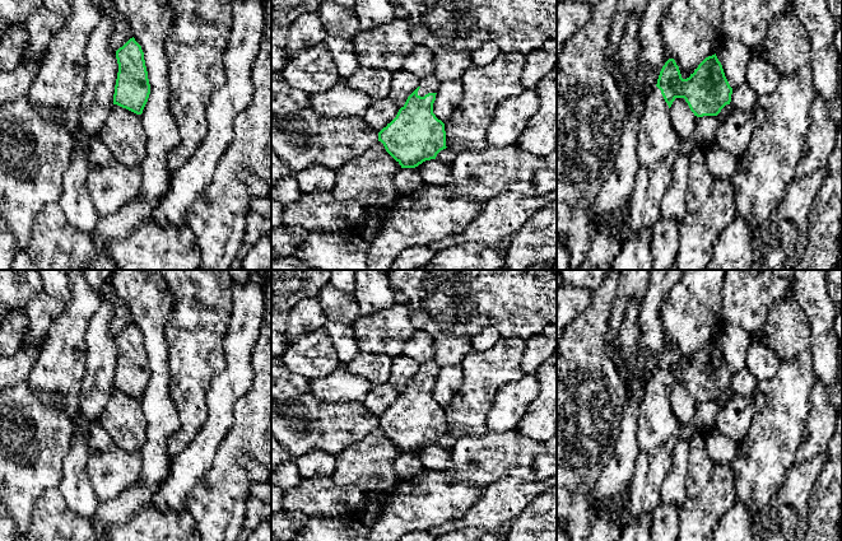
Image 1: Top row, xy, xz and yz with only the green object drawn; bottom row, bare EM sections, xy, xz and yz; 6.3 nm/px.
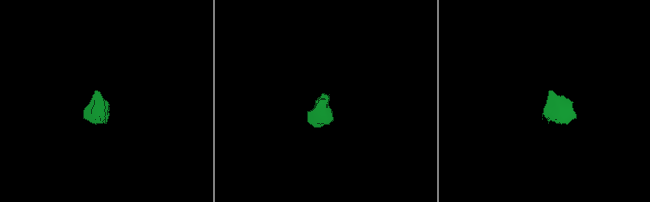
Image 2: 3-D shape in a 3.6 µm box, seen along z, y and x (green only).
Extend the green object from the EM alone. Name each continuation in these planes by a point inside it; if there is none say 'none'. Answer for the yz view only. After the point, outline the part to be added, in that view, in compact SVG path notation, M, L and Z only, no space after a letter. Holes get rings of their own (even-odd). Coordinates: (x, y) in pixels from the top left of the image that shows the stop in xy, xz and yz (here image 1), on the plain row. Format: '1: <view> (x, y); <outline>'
1: yz (656, 423); M652 373L639 404L637 442L639 452L662 446L676 429L678 420L670 410L669 391L661 376Z

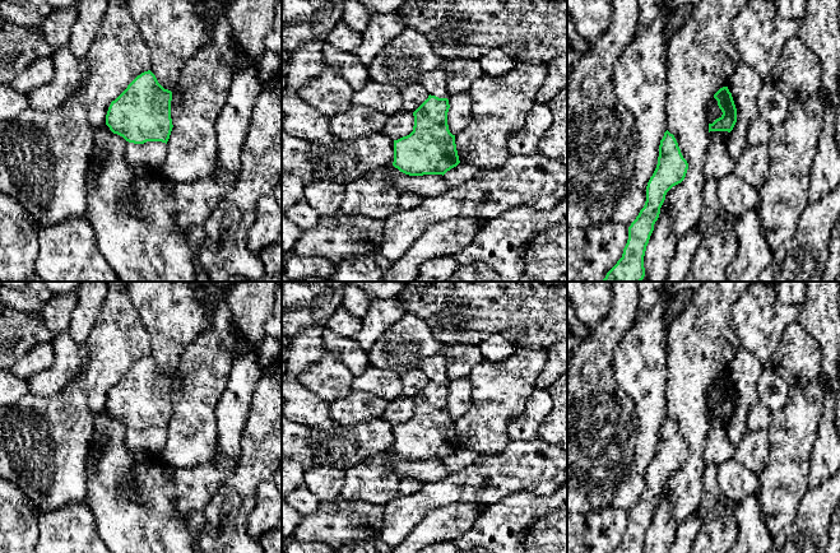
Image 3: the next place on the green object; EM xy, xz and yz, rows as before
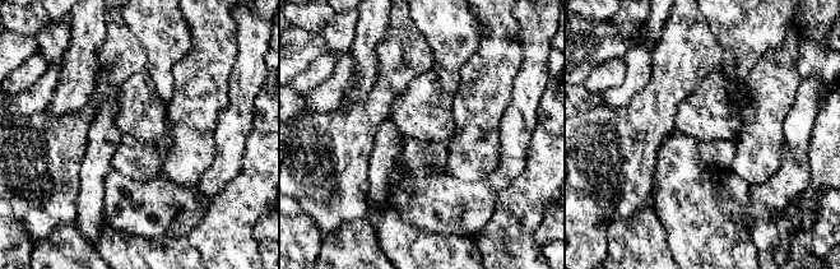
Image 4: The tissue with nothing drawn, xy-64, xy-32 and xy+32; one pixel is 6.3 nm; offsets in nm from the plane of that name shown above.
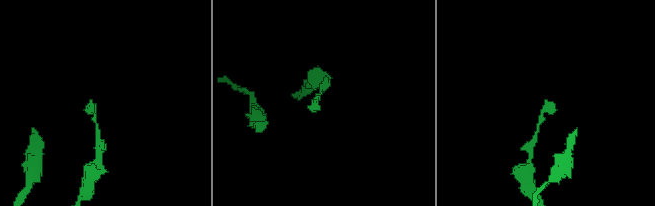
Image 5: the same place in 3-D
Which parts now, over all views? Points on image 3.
none

